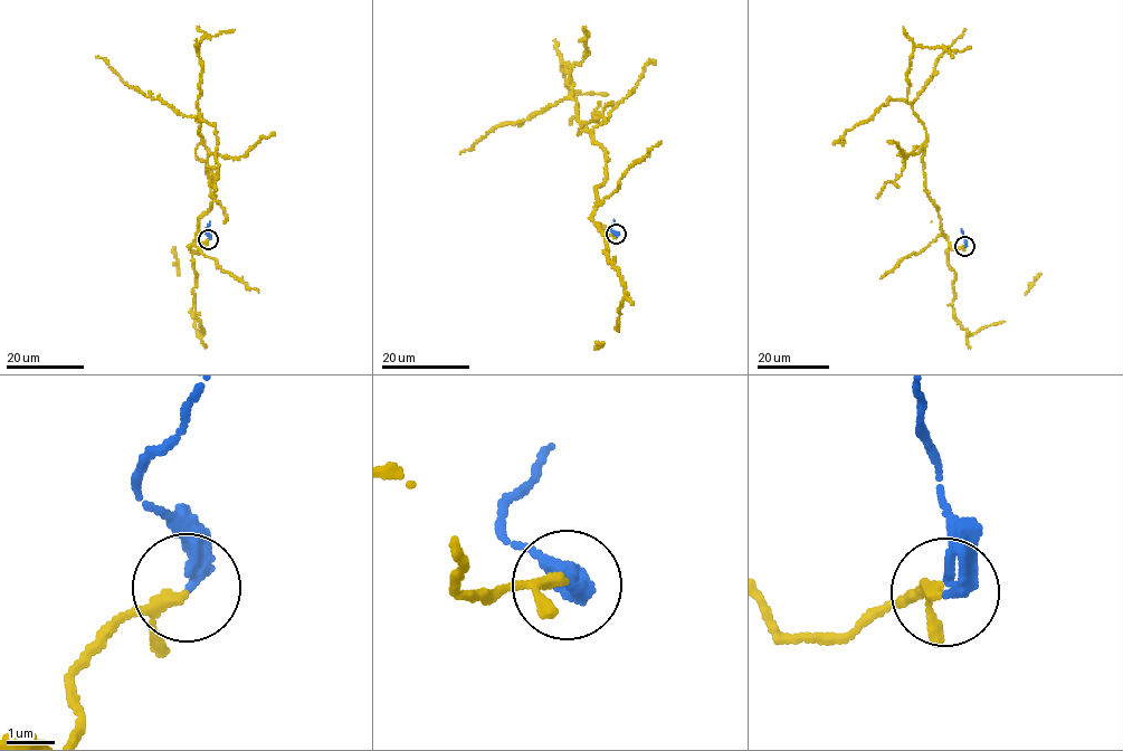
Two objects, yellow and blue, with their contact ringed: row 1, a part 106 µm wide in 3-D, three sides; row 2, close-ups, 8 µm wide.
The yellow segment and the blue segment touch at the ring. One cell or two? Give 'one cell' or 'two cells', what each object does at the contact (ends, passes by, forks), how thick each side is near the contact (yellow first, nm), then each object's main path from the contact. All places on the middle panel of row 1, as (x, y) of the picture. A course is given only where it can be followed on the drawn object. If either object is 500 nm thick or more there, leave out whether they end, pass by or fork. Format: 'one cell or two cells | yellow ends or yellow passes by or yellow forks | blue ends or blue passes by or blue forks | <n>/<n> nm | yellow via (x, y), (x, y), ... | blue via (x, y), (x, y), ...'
one cell | yellow passes by | blue ends | 160/320 nm | yellow via (617, 234), (592, 218), (606, 155), (579, 121), (567, 63), (564, 84), (577, 103), (569, 124) | blue via (617, 235), (610, 229), (615, 220)

